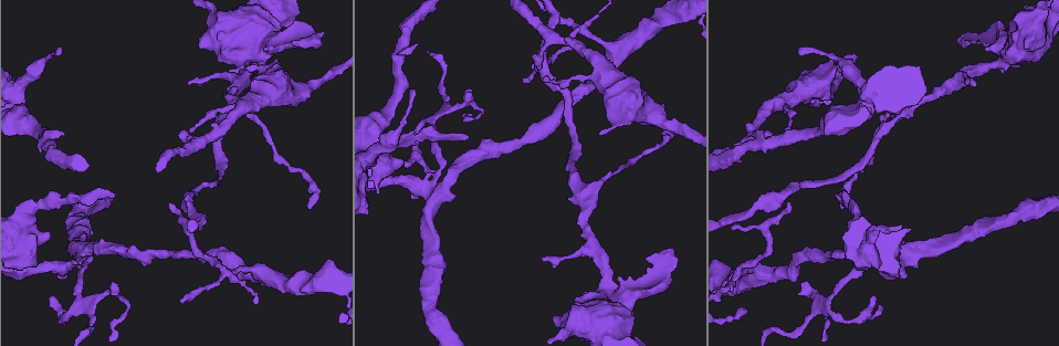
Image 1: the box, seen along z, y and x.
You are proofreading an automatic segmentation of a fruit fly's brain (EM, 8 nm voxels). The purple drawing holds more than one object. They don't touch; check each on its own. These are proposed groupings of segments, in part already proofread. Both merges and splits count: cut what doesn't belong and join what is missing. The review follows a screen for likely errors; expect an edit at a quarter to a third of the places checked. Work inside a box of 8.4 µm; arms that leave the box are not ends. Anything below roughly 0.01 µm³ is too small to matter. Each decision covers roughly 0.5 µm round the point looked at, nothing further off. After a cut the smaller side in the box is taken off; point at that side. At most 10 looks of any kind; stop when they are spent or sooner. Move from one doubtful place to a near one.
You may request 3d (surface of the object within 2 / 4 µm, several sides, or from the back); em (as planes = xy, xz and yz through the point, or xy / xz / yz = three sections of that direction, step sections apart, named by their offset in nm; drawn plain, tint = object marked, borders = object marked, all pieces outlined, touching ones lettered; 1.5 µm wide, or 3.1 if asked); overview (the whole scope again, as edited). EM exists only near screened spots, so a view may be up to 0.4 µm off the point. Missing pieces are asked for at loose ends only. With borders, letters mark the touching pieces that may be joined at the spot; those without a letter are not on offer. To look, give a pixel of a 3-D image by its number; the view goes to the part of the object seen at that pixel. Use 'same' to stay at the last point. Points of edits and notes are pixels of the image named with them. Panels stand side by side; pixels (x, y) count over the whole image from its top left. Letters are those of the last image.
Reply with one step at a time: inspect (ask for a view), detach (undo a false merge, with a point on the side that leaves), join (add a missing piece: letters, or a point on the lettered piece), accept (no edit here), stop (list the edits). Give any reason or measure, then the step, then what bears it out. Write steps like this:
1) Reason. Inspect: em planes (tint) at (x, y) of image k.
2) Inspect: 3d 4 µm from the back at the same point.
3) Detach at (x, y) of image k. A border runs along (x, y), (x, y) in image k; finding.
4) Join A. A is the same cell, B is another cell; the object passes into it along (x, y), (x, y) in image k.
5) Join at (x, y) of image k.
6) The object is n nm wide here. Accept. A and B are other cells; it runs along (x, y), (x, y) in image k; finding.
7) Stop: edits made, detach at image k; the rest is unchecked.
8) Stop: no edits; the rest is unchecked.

Long arm stops here. Inspect: em xz step 4 (borders) at (113, 193) of image 1.

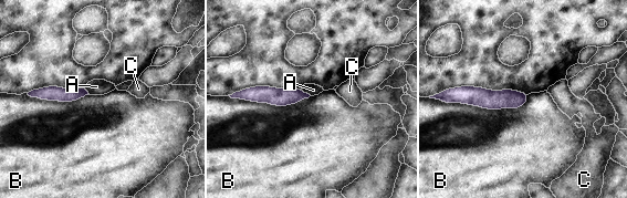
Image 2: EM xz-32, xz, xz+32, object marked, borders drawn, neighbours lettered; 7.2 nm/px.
Accept. A, B and C are other cells; a border runs along (301, 89), (311, 95) in image 2; no lettered piece goes on from it.

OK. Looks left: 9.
Arms part here. Inspect: em planes (borders) at (603, 74) of image 1.

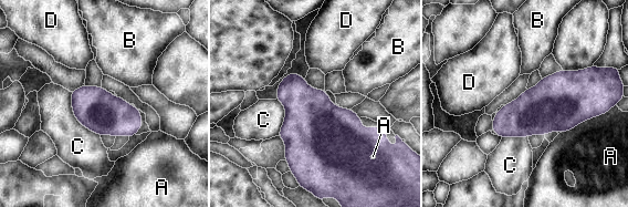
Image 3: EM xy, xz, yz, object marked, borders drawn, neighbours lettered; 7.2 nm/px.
Accept. A, B, C and D are other cells; a border runs along (377, 149), (369, 154), (369, 162) in image 3; one neuron here.

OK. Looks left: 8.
Calibre changes. Inspect: em planes (plain) at (260, 44) of image 1.

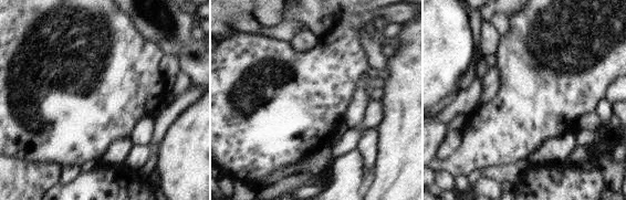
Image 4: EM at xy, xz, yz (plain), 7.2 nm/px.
Inspect: em planes (borders) at the same point.

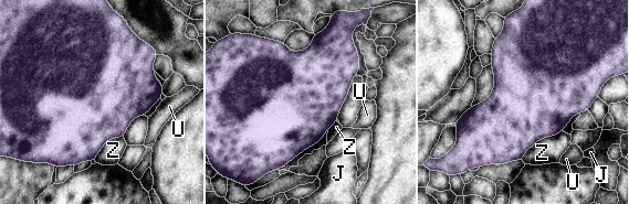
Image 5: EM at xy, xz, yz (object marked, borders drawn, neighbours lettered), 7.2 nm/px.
Accept. J, U and Z are other cells; a border runs along (563, 131), (537, 140), (522, 160) in image 5; continuous, no second neuron.

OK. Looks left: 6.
An open end. Inspect: em planes (borders) at (57, 52) of image 1.

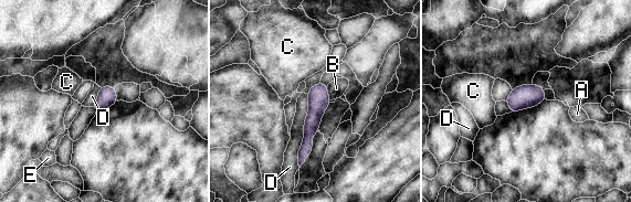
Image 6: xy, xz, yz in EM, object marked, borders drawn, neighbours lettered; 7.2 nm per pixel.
Accept. A, B, C, D and E are other cells; it runs along (323, 86), (301, 160) in image 6; none of them fits.

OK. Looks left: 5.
Stop: no edits; the rest is unchecked.

